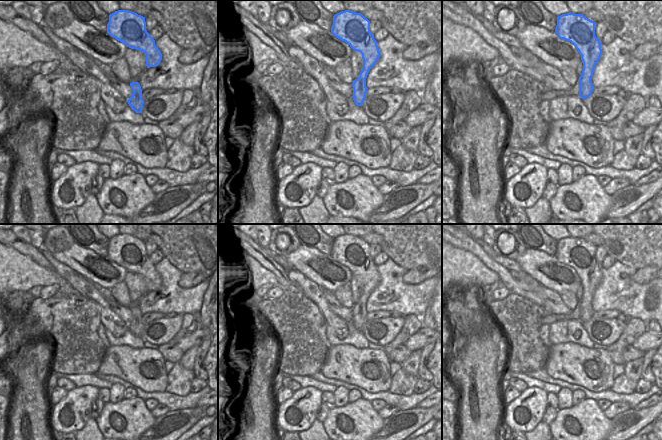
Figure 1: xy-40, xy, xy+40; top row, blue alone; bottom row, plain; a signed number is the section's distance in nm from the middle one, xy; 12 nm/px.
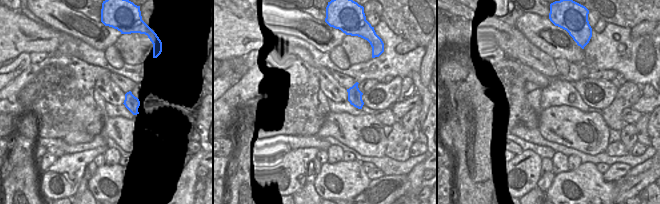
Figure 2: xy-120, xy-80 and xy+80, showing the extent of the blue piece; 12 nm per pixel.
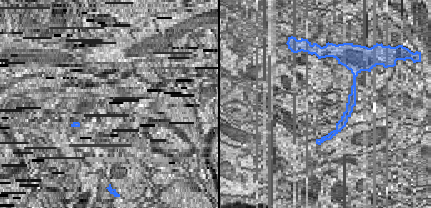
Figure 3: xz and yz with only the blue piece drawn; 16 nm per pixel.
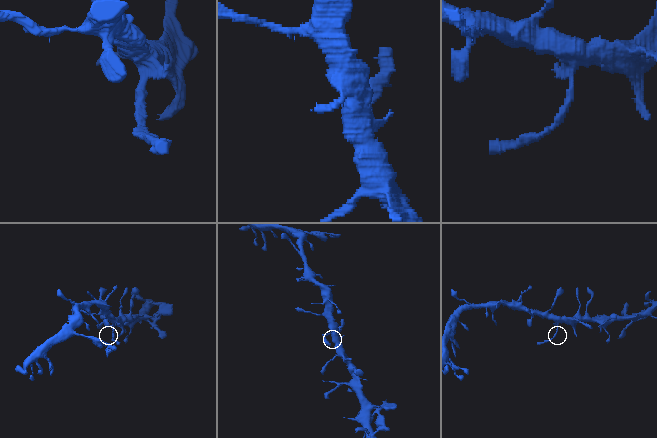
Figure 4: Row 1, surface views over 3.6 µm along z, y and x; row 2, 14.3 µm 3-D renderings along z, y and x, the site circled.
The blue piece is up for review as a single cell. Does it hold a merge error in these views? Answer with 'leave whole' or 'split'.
split

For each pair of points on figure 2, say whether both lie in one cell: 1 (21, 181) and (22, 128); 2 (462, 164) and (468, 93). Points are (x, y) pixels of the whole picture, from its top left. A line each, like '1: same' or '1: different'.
1: same
2: same

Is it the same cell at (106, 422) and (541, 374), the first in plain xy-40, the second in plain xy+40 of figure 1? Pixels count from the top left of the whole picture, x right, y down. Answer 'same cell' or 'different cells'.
different cells

